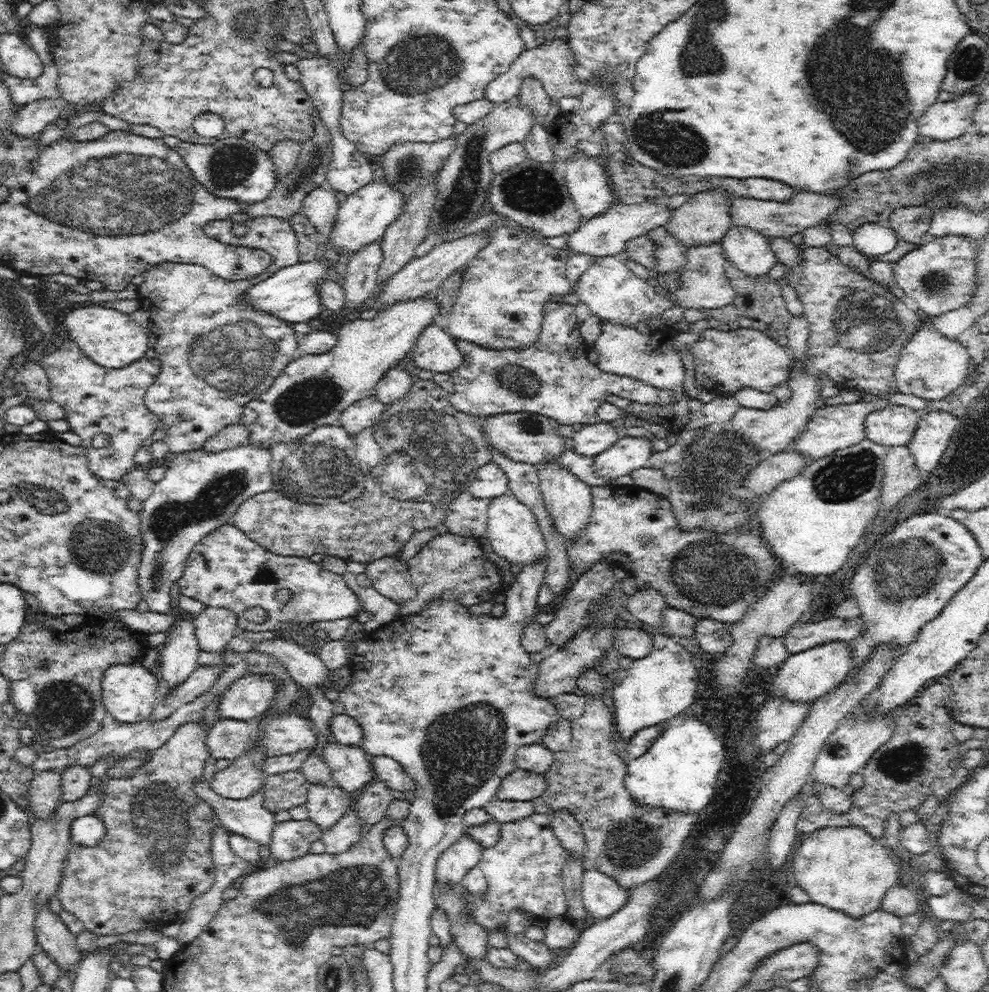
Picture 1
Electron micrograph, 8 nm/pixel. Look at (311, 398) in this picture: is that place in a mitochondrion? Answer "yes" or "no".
yes

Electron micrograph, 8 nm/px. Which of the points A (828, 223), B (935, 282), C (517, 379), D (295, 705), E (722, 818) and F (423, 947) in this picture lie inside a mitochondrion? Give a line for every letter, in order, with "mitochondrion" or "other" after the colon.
A: other
B: mitochondrion
C: mitochondrion
D: other
E: other
F: other

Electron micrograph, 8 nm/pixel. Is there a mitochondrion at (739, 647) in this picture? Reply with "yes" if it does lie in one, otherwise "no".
no

